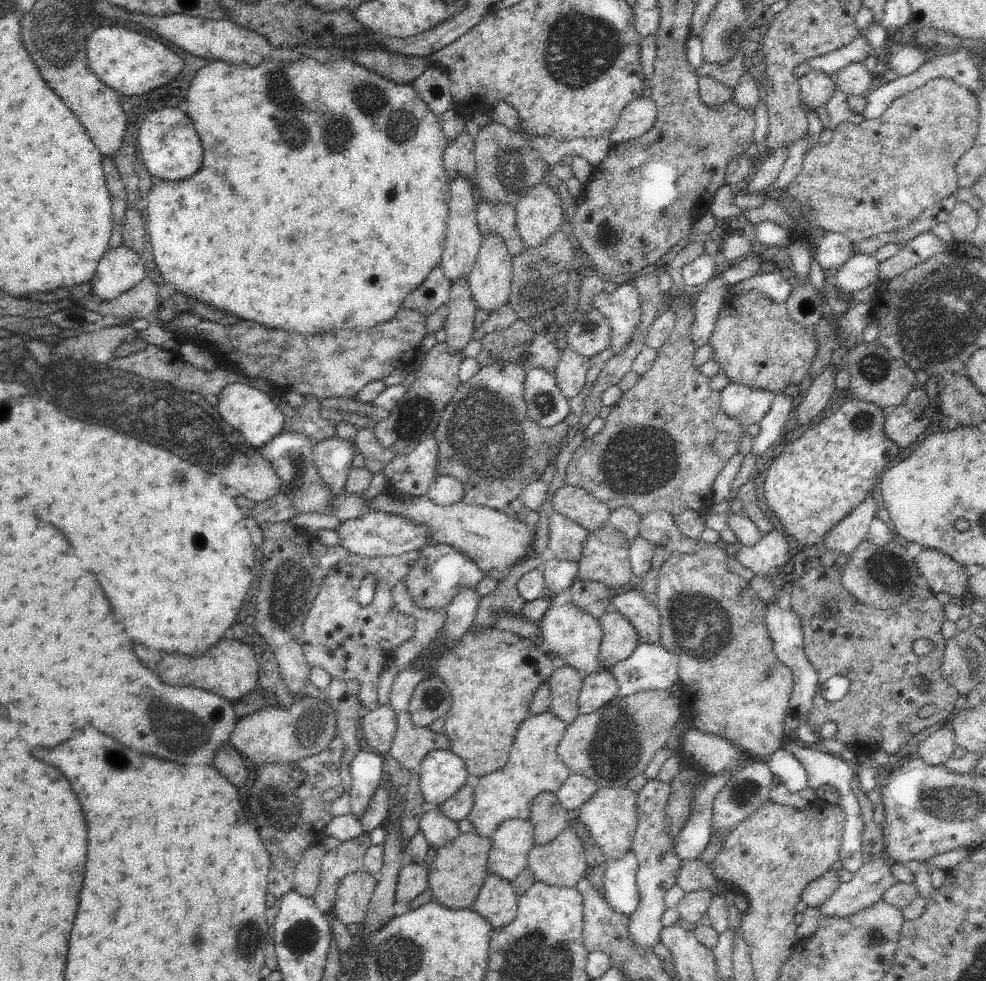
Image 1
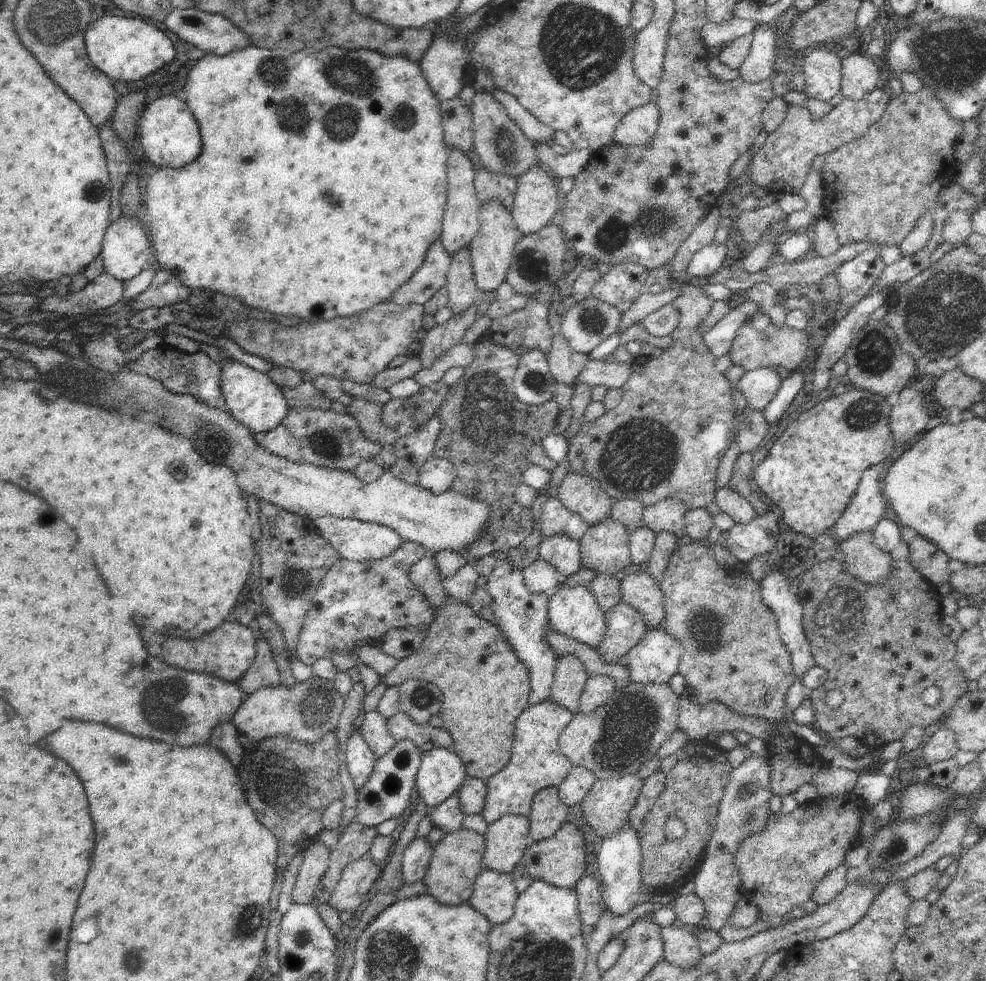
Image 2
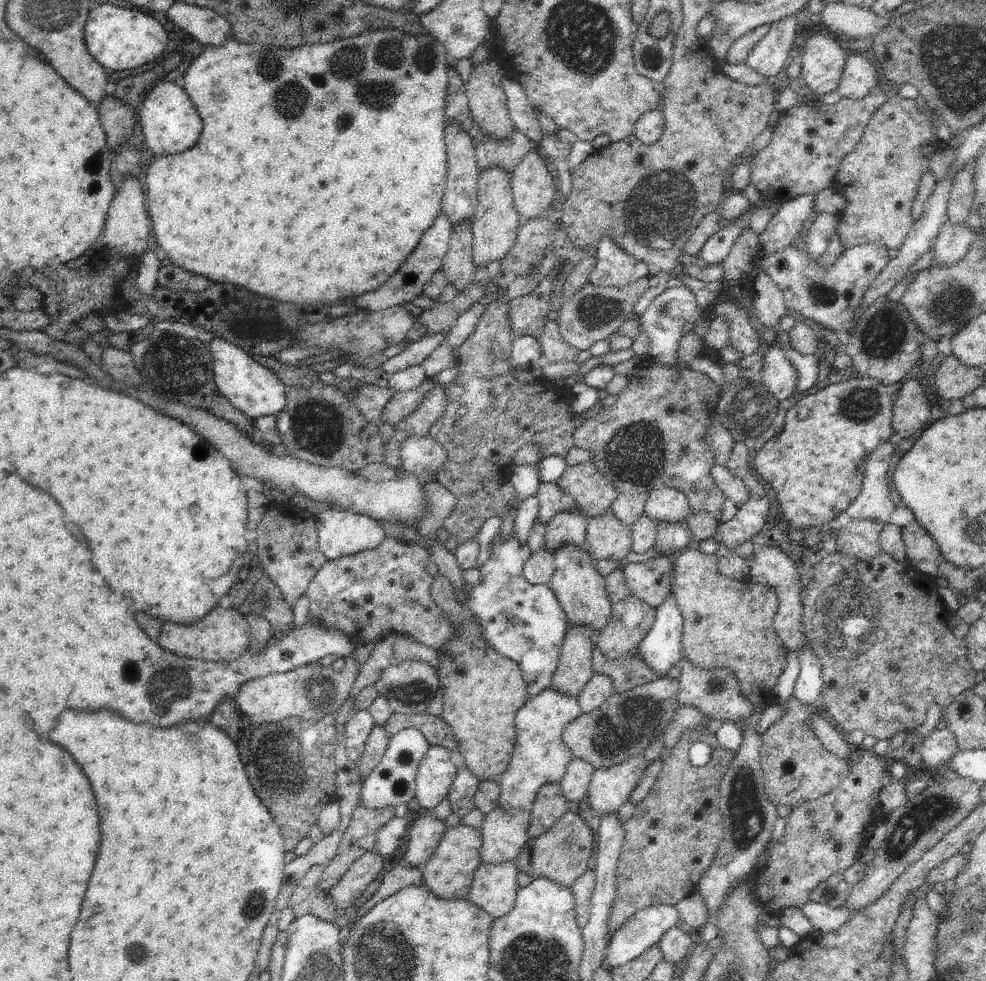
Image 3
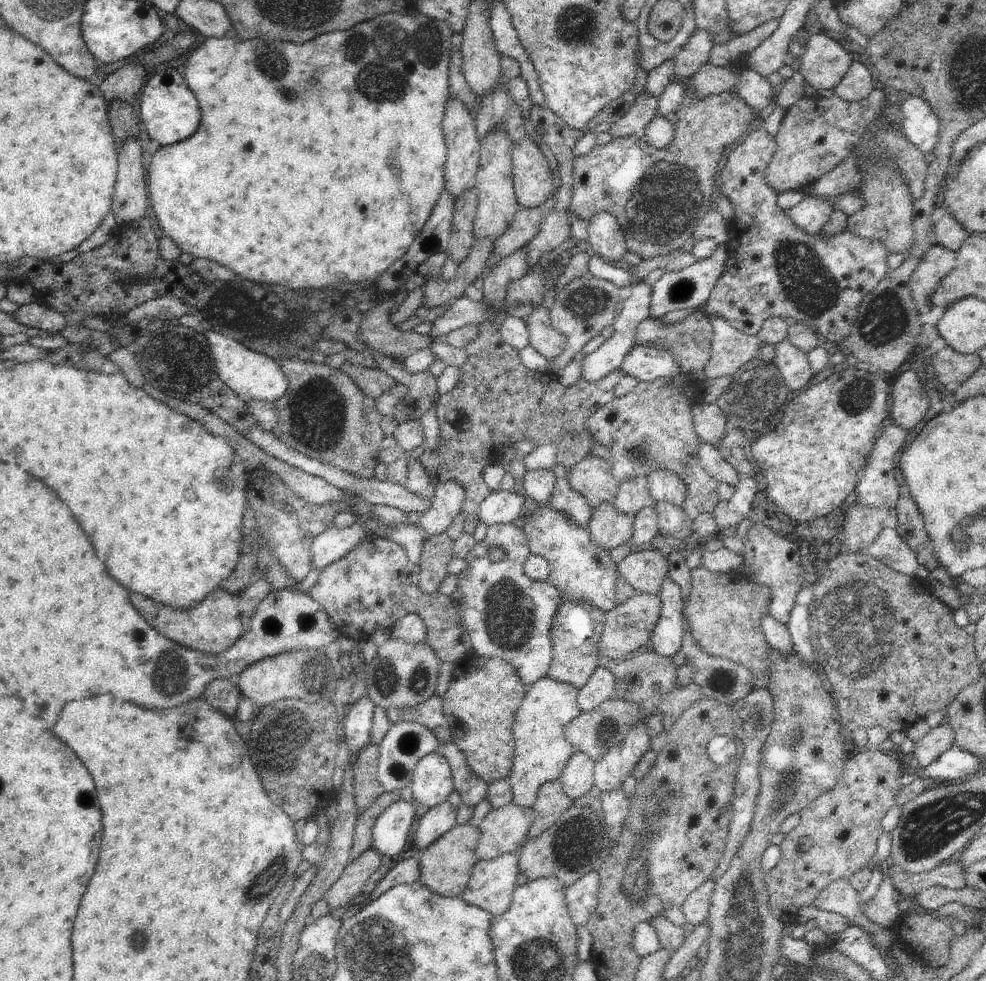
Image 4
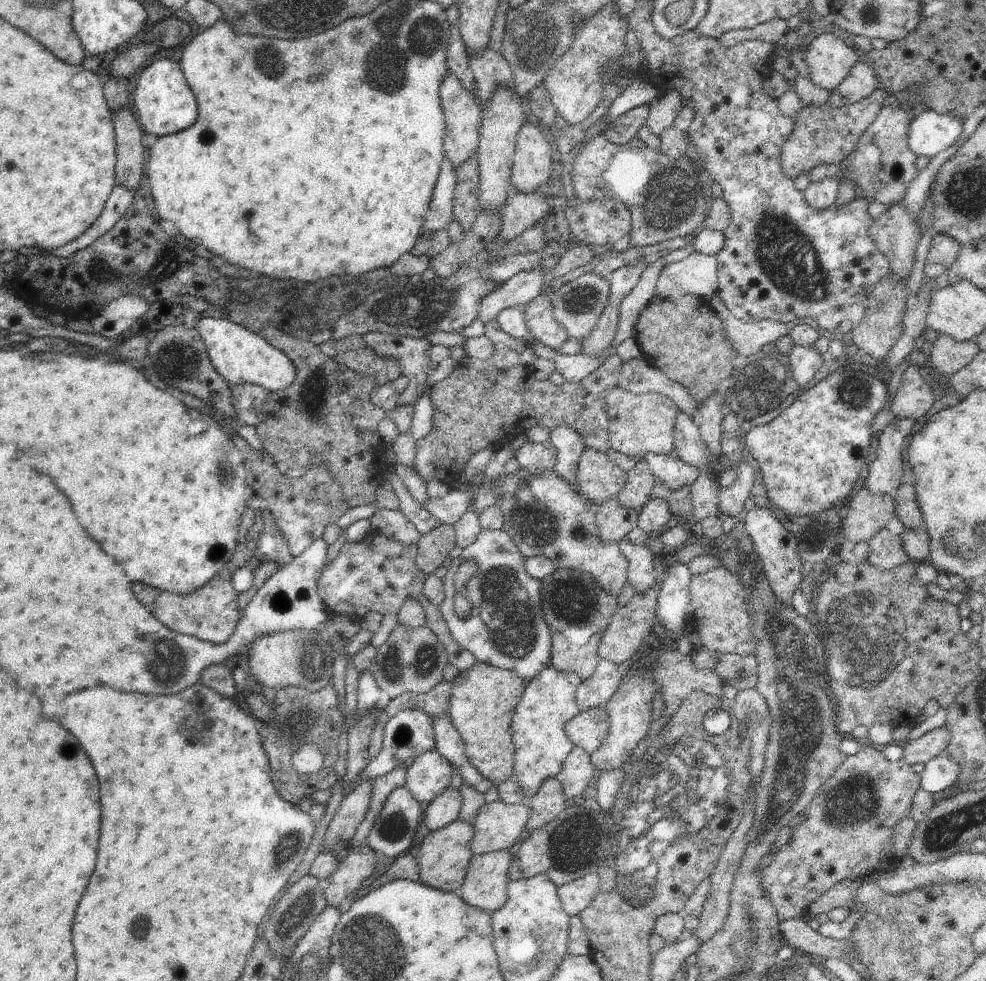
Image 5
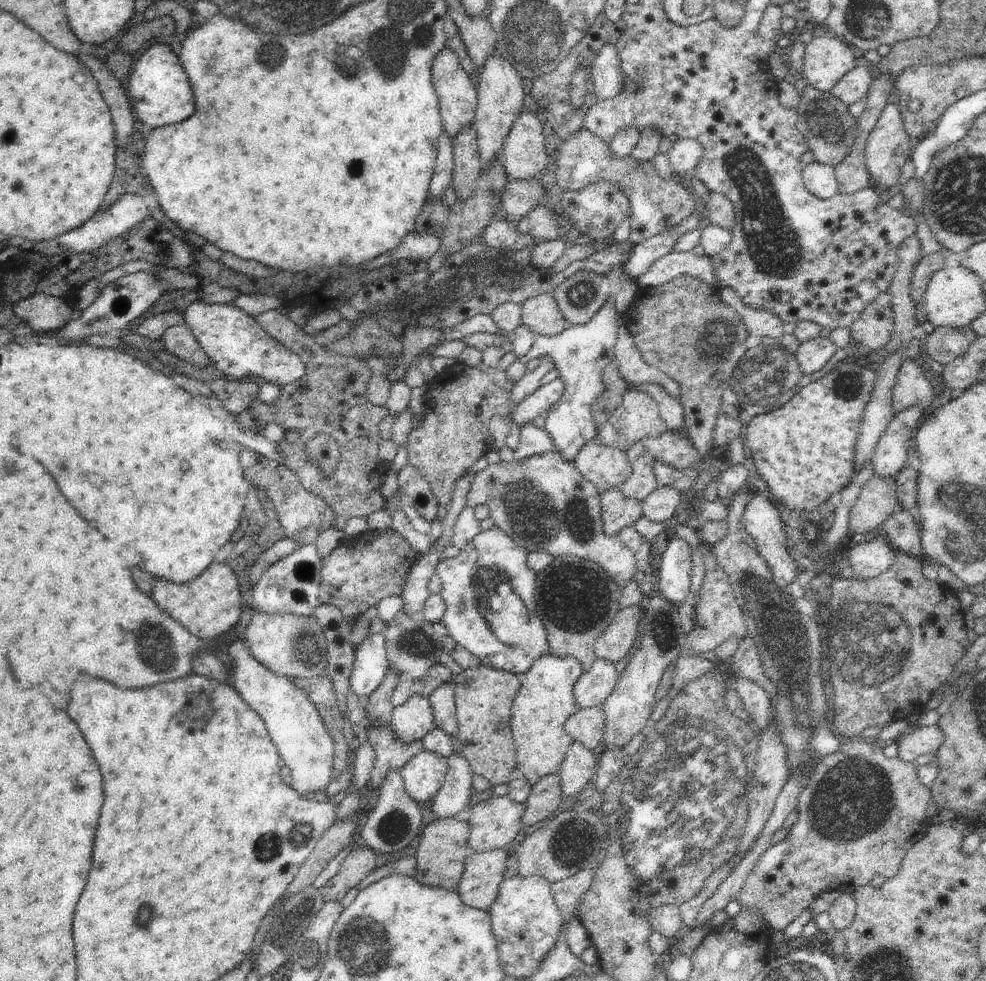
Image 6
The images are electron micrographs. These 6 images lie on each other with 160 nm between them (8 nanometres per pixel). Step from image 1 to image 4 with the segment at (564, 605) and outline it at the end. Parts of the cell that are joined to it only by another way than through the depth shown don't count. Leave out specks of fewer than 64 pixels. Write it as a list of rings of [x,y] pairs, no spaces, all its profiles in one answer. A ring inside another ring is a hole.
[[[552,504],[538,506],[529,515],[521,516],[514,522],[526,534],[531,554],[548,560],[551,578],[555,579],[554,587],[561,593],[561,597],[594,604],[602,612],[616,607],[615,588],[619,580],[617,565],[612,561],[610,551],[602,550],[592,543],[587,528],[576,526],[568,514],[554,510]]]

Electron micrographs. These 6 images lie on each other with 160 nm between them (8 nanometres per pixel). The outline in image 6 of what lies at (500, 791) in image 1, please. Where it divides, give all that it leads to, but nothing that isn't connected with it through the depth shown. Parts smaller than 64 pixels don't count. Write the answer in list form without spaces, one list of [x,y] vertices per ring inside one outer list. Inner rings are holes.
[[[548,652],[525,672],[526,680],[511,706],[510,724],[516,749],[516,775],[524,776],[531,786],[546,775],[558,774],[572,746],[574,740],[565,731],[565,722],[581,709],[575,701],[573,688],[582,673],[577,658],[558,658]]]

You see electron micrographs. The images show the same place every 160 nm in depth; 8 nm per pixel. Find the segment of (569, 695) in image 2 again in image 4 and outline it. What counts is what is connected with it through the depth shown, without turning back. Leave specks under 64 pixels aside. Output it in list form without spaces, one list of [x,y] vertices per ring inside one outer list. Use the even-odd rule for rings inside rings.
[[[561,598],[562,604],[558,608],[558,614],[552,620],[550,628],[553,656],[551,668],[547,677],[557,682],[572,684],[576,689],[582,689],[596,668],[600,666],[598,644],[603,632],[607,612],[598,610],[594,604],[574,602],[568,598]]]

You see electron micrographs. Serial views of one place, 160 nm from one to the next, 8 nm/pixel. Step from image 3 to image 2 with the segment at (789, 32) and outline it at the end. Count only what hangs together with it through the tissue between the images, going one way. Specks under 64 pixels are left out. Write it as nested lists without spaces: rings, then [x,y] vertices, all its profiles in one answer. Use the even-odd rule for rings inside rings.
[[[768,23],[756,24],[752,30],[750,52],[739,68],[739,77],[750,84],[758,84],[774,73],[776,36]]]

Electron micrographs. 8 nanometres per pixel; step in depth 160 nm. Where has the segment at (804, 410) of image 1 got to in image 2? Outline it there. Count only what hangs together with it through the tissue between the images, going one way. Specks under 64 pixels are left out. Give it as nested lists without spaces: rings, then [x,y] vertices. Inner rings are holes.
[[[874,286],[868,296],[846,310],[846,315],[836,324],[835,329],[829,334],[821,348],[813,372],[813,394],[820,394],[822,390],[826,390],[832,380],[834,364],[838,360],[842,360],[854,338],[870,322],[872,312],[885,305],[887,294],[887,292],[878,292],[877,286]]]

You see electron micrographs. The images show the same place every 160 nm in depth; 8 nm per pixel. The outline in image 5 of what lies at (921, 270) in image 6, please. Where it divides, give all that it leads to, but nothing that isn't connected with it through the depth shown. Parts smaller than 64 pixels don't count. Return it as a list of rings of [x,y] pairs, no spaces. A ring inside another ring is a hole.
[[[933,232],[933,239],[926,256],[924,278],[938,279],[954,264],[962,245],[951,236]]]

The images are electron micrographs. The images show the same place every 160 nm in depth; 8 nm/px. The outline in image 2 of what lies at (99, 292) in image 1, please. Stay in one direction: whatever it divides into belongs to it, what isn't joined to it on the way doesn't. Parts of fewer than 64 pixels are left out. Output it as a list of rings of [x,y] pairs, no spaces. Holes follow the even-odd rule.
[[[121,214],[121,217],[107,228],[100,254],[103,260],[104,272],[110,273],[114,278],[122,282],[126,282],[126,280],[130,280],[134,276],[139,276],[140,272],[146,268],[152,249],[144,229],[142,229],[143,223],[144,221],[140,222],[135,215],[126,217]]]

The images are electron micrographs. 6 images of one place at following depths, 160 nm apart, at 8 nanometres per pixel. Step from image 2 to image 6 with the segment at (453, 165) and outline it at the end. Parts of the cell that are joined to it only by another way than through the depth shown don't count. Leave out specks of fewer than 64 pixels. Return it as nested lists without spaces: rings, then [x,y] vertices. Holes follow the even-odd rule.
[[[445,46],[434,59],[432,82],[439,98],[442,128],[452,142],[462,132],[463,128],[470,127],[475,121],[478,102],[477,90],[474,85],[475,79],[467,75],[458,60],[457,54]]]

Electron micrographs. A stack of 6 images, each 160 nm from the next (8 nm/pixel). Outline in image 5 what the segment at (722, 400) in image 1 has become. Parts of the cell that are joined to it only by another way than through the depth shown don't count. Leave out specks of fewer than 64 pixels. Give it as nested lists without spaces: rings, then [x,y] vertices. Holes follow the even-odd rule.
[[[794,345],[784,359],[791,366],[792,375],[801,392],[811,378],[814,378],[814,375],[822,368],[824,356],[815,346]]]

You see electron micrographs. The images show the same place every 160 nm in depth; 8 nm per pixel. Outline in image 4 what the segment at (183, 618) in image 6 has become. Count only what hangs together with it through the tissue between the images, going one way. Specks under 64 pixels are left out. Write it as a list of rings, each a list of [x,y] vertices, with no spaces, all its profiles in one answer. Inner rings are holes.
[[[223,588],[216,589],[206,600],[186,612],[174,608],[162,608],[156,618],[156,630],[164,638],[177,642],[191,651],[218,655],[232,651],[244,634],[241,612],[237,606],[237,597],[232,596]]]

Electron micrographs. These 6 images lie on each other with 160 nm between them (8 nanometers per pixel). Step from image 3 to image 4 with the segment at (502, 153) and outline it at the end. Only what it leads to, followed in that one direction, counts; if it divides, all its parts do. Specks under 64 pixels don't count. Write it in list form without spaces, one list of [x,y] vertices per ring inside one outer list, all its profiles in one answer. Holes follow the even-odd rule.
[[[504,77],[500,84],[494,88],[494,92],[487,95],[478,104],[475,122],[476,136],[478,136],[480,143],[498,124],[506,124],[504,130],[508,132],[514,145],[518,144],[529,132],[529,126],[522,116],[522,108],[508,94],[508,88],[506,88],[508,81]]]

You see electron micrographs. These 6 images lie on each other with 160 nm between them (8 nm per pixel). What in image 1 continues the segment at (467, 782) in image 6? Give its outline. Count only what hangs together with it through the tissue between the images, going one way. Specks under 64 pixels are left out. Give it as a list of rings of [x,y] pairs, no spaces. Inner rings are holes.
[[[405,863],[400,871],[395,890],[395,908],[401,912],[428,887],[429,870],[424,864]]]

